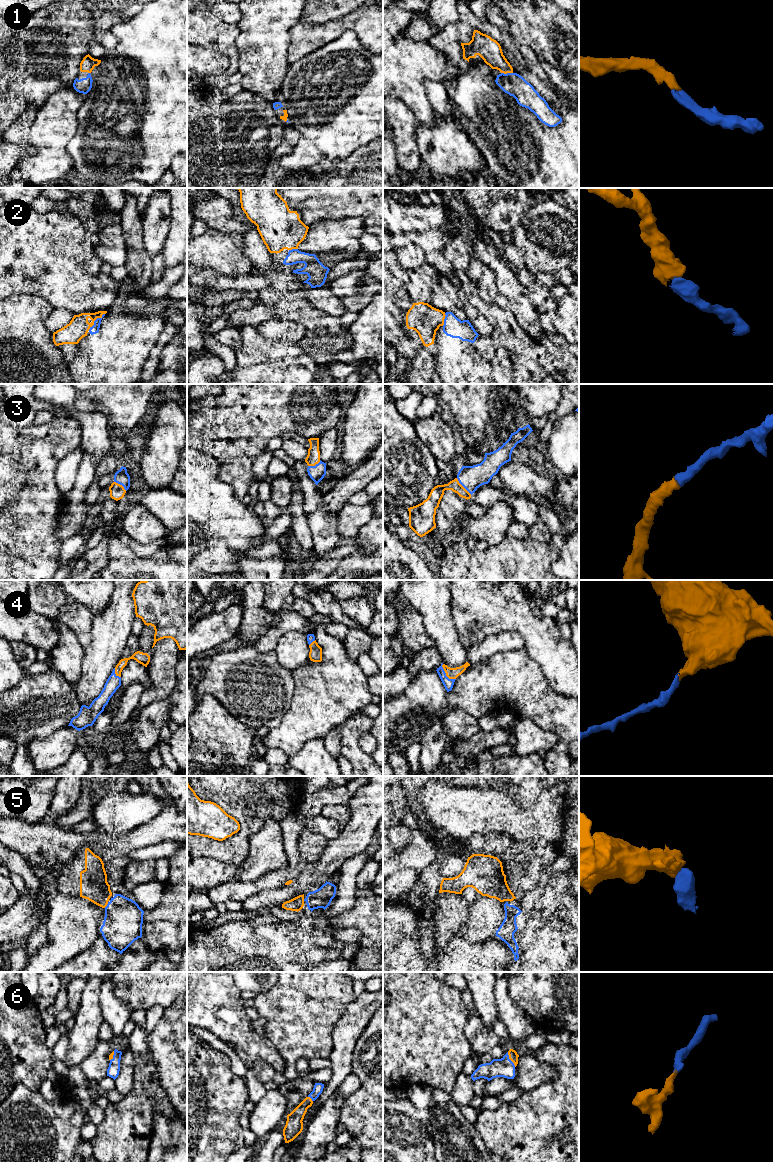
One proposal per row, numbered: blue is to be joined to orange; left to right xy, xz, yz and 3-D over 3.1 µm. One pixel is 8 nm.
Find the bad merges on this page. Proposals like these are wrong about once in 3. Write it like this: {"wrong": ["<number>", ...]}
{"wrong": []}

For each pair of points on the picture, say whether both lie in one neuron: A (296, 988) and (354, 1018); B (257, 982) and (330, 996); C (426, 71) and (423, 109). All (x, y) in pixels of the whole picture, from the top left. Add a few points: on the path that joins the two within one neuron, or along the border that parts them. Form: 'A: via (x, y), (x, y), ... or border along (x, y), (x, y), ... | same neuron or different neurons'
A: border along (355, 997), (334, 1025), (332, 1033) | different neurons
B: border along (277, 982), (271, 988), (257, 994) | different neurons
C: via (418, 80), (418, 100) | same neuron

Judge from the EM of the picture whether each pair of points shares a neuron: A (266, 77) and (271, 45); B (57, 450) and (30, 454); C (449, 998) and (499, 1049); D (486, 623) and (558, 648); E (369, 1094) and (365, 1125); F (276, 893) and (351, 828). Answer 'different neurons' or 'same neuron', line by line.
A: same neuron
B: same neuron
C: different neurons
D: same neuron
E: same neuron
F: same neuron

